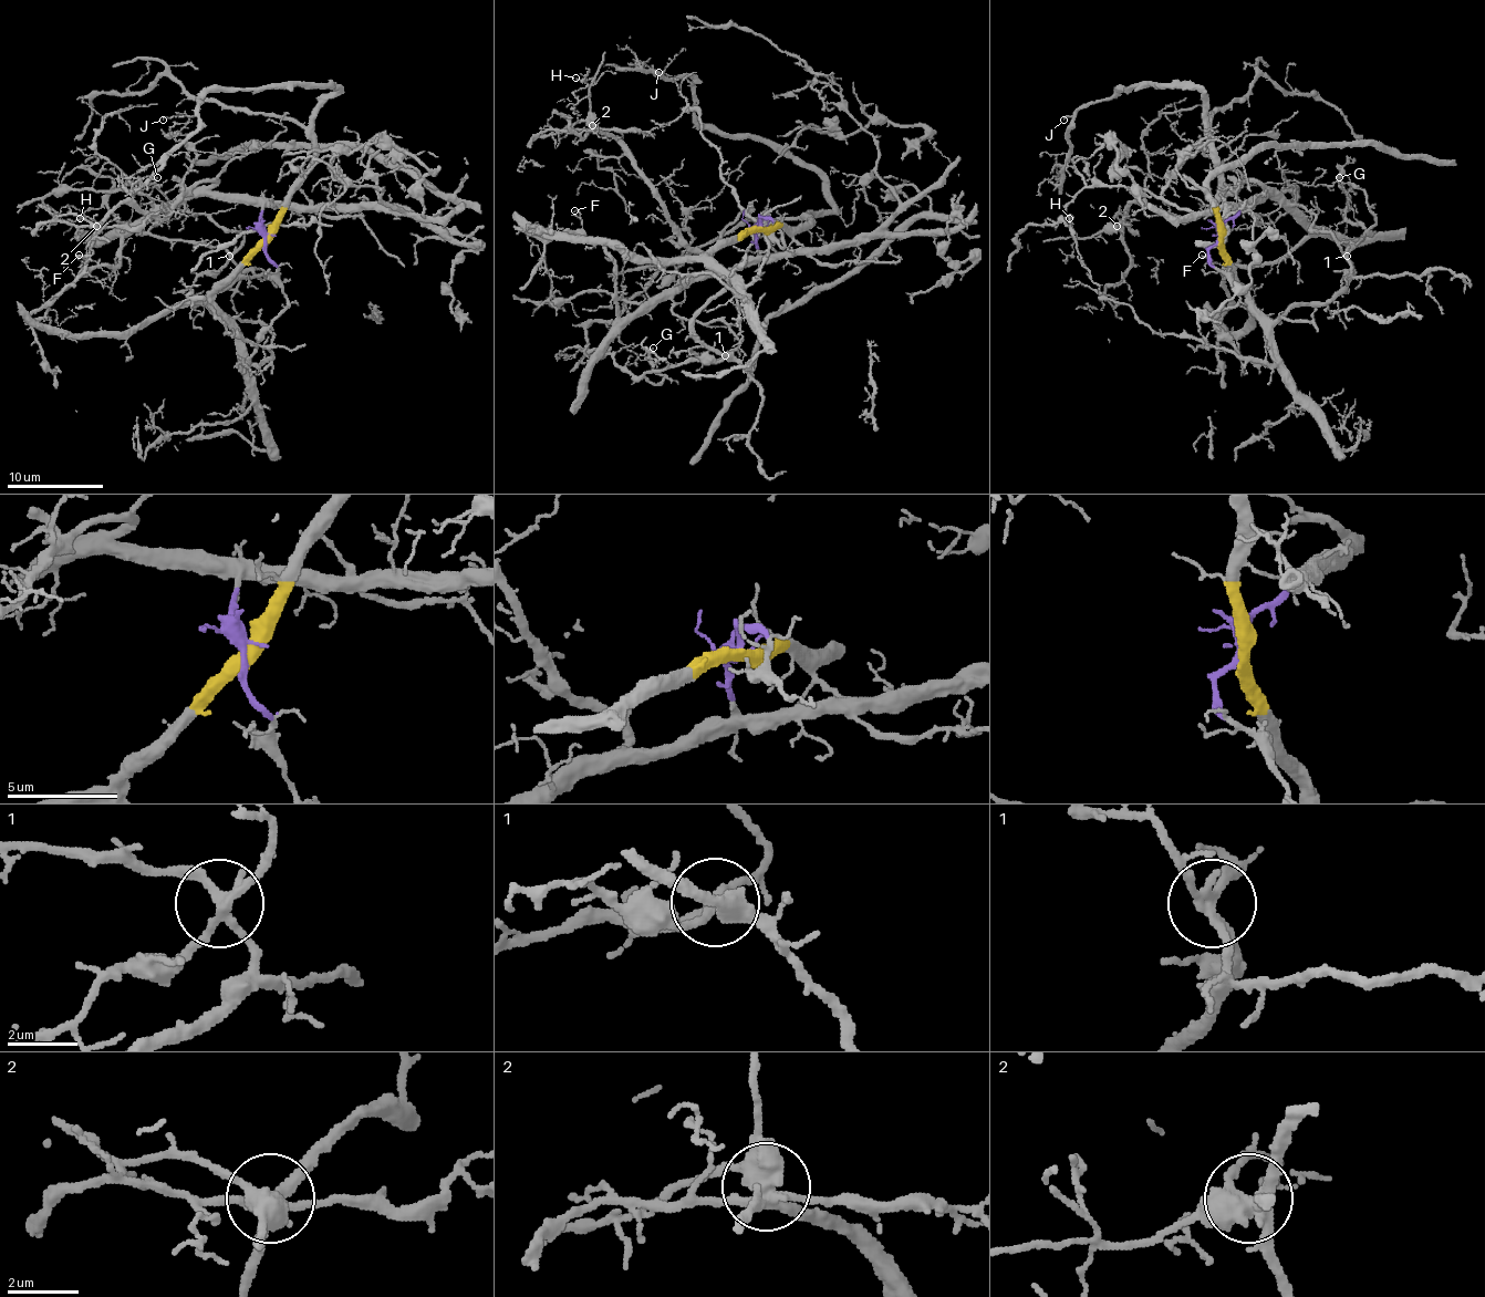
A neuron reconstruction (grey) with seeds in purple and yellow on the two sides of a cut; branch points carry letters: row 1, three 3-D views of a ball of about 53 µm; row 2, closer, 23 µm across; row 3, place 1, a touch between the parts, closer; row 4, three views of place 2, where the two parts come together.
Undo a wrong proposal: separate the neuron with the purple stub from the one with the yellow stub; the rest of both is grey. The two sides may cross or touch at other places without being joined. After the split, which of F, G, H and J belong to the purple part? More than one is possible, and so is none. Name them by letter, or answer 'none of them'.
F, H

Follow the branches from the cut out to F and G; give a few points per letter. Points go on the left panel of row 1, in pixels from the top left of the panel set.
F: (267, 237), (262, 206), (230, 197), (185, 197), (125, 232), (115, 266), (86, 266), (80, 255)
G: (267, 237), (214, 292), (230, 321), (197, 304), (238, 263), (219, 247), (149, 230), (168, 204), (156, 177)

